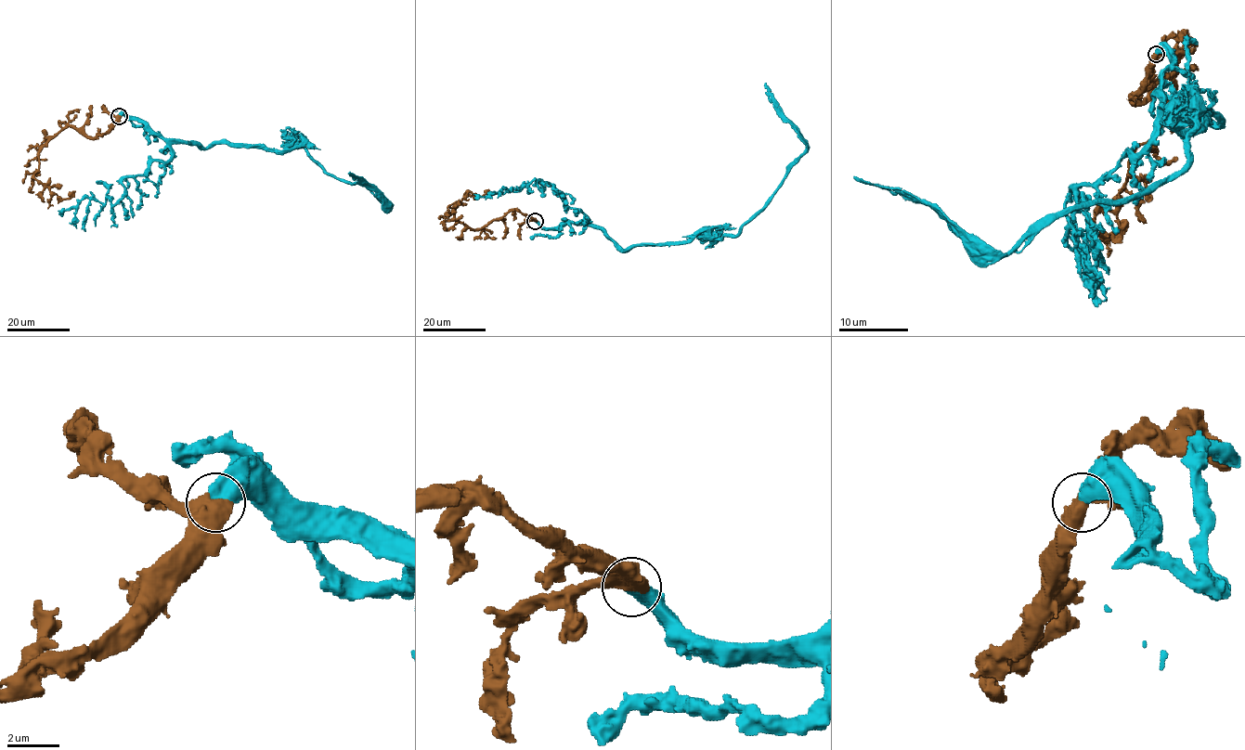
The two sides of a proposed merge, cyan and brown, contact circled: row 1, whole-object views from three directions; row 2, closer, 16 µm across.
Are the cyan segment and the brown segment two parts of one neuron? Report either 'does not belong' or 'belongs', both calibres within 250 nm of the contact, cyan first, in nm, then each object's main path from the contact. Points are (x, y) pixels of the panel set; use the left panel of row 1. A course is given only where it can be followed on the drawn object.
belongs; 550 nm thick on the cyan side, 750 nm on the other; cyan runs (119, 115), (144, 121), (162, 136), (206, 148), (303, 147), (327, 174), (358, 183), (389, 208), (349, 172); brown runs (119, 115), (96, 136), (69, 126), (61, 129), (39, 152), (37, 179), (61, 199), (75, 190)

